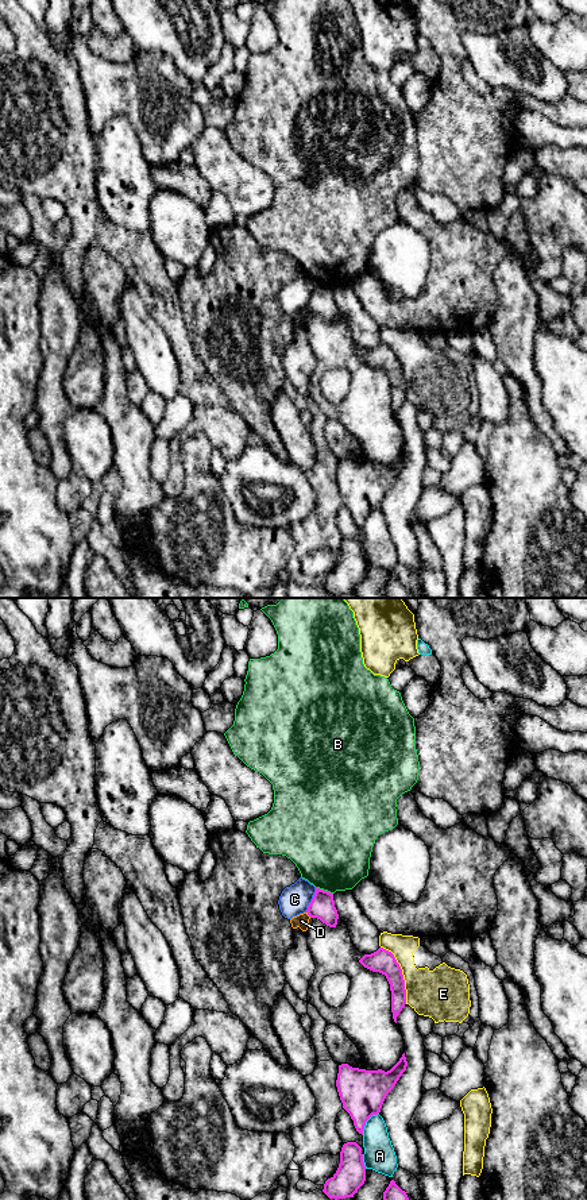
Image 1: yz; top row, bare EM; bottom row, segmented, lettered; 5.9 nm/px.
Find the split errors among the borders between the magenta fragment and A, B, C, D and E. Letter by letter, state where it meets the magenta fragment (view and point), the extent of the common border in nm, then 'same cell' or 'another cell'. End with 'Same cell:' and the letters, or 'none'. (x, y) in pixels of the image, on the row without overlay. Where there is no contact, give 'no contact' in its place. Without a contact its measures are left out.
A: yz (366, 516) | 170 nm | another cell
B: yz (324, 286) | 110 nm | another cell
C: yz (312, 296) | 160 nm | another cell
D: yz (308, 309) | 50 nm | another cell
E: yz (401, 369) | 380 nm | another cell
Same cell: none

